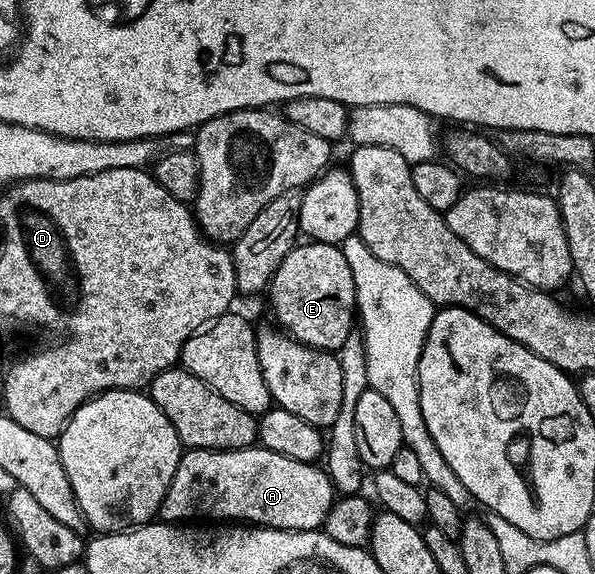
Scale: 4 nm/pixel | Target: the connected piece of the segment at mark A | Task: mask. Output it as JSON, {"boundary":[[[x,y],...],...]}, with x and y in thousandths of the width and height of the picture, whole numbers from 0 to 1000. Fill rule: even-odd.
{"boundary":[[[427,775],[408,784],[361,786],[319,780],[306,791],[271,875],[269,902],[309,913],[331,899],[393,908],[459,923],[531,925],[563,875],[556,834],[524,807],[482,800]]]}

